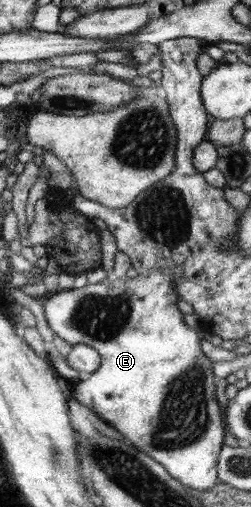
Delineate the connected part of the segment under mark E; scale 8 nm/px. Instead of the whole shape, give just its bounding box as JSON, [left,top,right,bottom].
[44,268,225,491]

